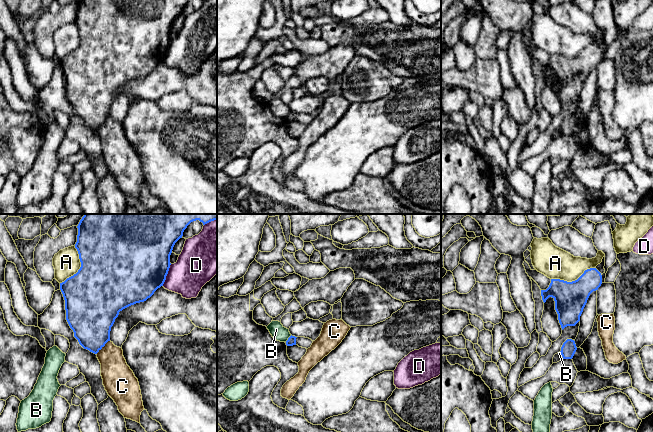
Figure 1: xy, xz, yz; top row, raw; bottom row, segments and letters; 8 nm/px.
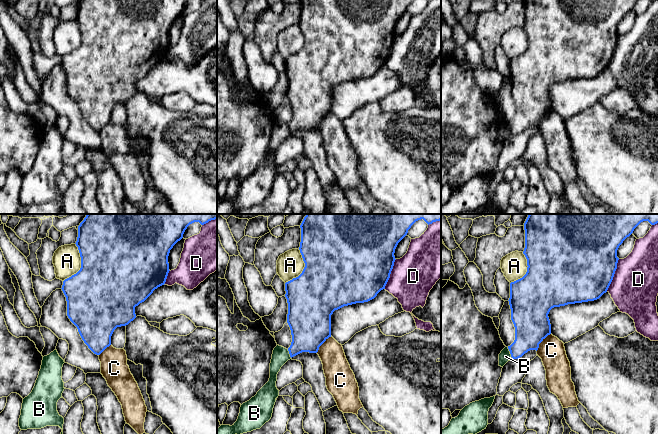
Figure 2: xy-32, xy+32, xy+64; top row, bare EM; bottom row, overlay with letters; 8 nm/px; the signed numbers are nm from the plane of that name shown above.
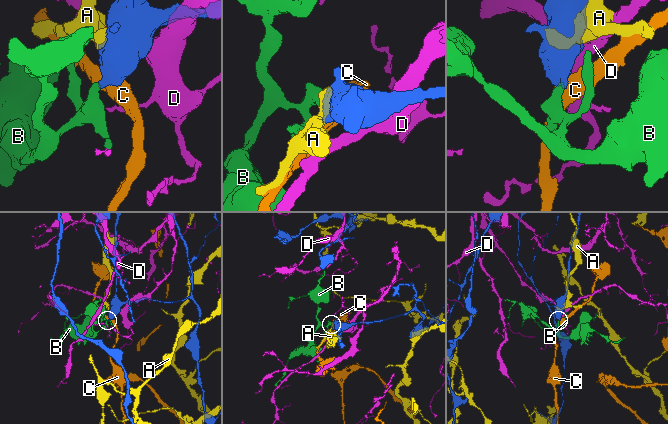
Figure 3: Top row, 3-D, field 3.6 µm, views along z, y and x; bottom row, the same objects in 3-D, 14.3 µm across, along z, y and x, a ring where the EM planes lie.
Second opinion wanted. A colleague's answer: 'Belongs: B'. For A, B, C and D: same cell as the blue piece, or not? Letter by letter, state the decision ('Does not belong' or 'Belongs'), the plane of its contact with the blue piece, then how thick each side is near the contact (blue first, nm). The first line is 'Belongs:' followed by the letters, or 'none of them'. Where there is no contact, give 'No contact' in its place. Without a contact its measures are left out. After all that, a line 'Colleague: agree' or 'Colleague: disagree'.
Belongs: none of them
A: Does not belong. Touches blue in yz. Thickness 260 nm (blue) against 260 nm
B: Does not belong. Touches blue in xz. Thickness 70 nm (blue) against 120 nm
C: Does not belong. Touches blue in xy. Thickness 360 nm (blue) against 240 nm
D: Does not belong. Touches blue in xy. Thickness 500 nm (blue) against 300 nm
Colleague: disagree

